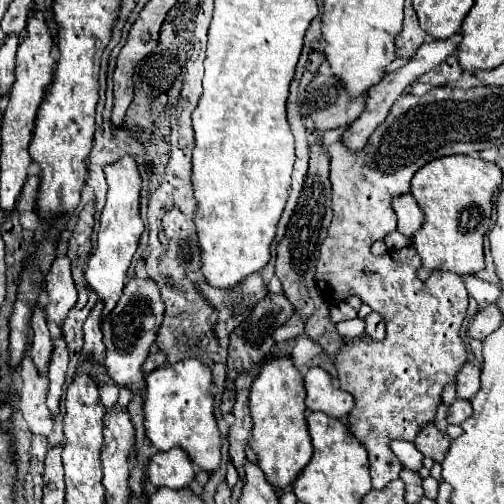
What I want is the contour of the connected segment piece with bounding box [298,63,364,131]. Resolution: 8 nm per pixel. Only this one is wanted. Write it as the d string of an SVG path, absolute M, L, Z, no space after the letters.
M322 63L306 89L300 89L300 111L312 121L316 131L346 127L364 111L364 97L350 101L342 83L332 75L330 65Z

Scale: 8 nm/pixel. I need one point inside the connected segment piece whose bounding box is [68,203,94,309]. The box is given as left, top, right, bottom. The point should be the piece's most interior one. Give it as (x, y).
(79, 247)

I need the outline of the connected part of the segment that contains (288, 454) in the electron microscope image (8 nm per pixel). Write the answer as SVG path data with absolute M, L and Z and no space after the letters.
M290 357L270 359L260 369L250 389L250 417L254 423L250 449L256 453L260 469L276 491L282 491L284 487L292 485L312 459L312 443L306 427L304 399L304 381Z

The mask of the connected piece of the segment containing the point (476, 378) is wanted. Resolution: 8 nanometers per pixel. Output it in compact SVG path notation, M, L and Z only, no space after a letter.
M466 363L456 375L456 395L460 399L472 399L480 389L480 365Z

